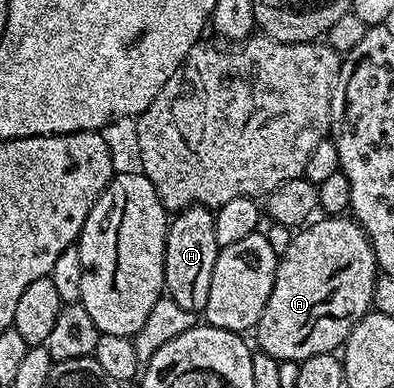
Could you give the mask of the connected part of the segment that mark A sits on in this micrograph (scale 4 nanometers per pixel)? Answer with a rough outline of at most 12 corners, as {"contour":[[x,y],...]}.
{"contour":[[301,227],[254,329],[259,351],[335,353],[372,308],[371,240]]}

